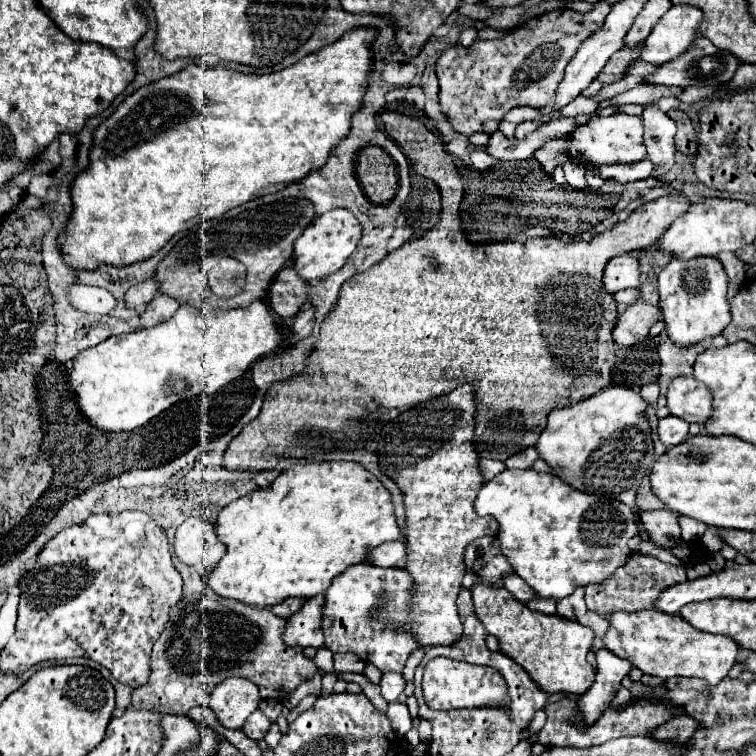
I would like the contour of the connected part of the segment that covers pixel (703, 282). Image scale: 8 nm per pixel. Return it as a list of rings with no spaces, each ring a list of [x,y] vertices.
[[[698,256],[690,260],[672,258],[658,274],[660,308],[670,340],[678,346],[692,346],[708,336],[720,334],[730,322],[730,306],[726,300],[728,276],[722,262],[714,256]]]

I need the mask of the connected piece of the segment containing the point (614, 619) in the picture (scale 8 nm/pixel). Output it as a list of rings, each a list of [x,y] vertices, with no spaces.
[[[658,610],[614,612],[610,616],[610,628],[604,636],[604,646],[616,652],[616,656],[628,660],[634,668],[640,668],[644,674],[664,680],[674,676],[704,678],[710,684],[718,684],[724,676],[728,676],[740,652],[740,646],[732,638],[696,630],[682,616]]]

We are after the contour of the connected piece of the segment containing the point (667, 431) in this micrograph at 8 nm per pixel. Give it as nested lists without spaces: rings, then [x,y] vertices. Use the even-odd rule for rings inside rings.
[[[666,416],[658,422],[658,436],[668,448],[672,448],[688,438],[688,426],[690,424],[680,420],[678,416]]]

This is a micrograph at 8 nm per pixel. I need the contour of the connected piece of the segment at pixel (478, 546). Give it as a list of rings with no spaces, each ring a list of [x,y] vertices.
[[[482,536],[480,540],[474,540],[464,552],[464,562],[492,586],[500,584],[504,576],[512,574],[510,562],[502,554],[498,536]]]

